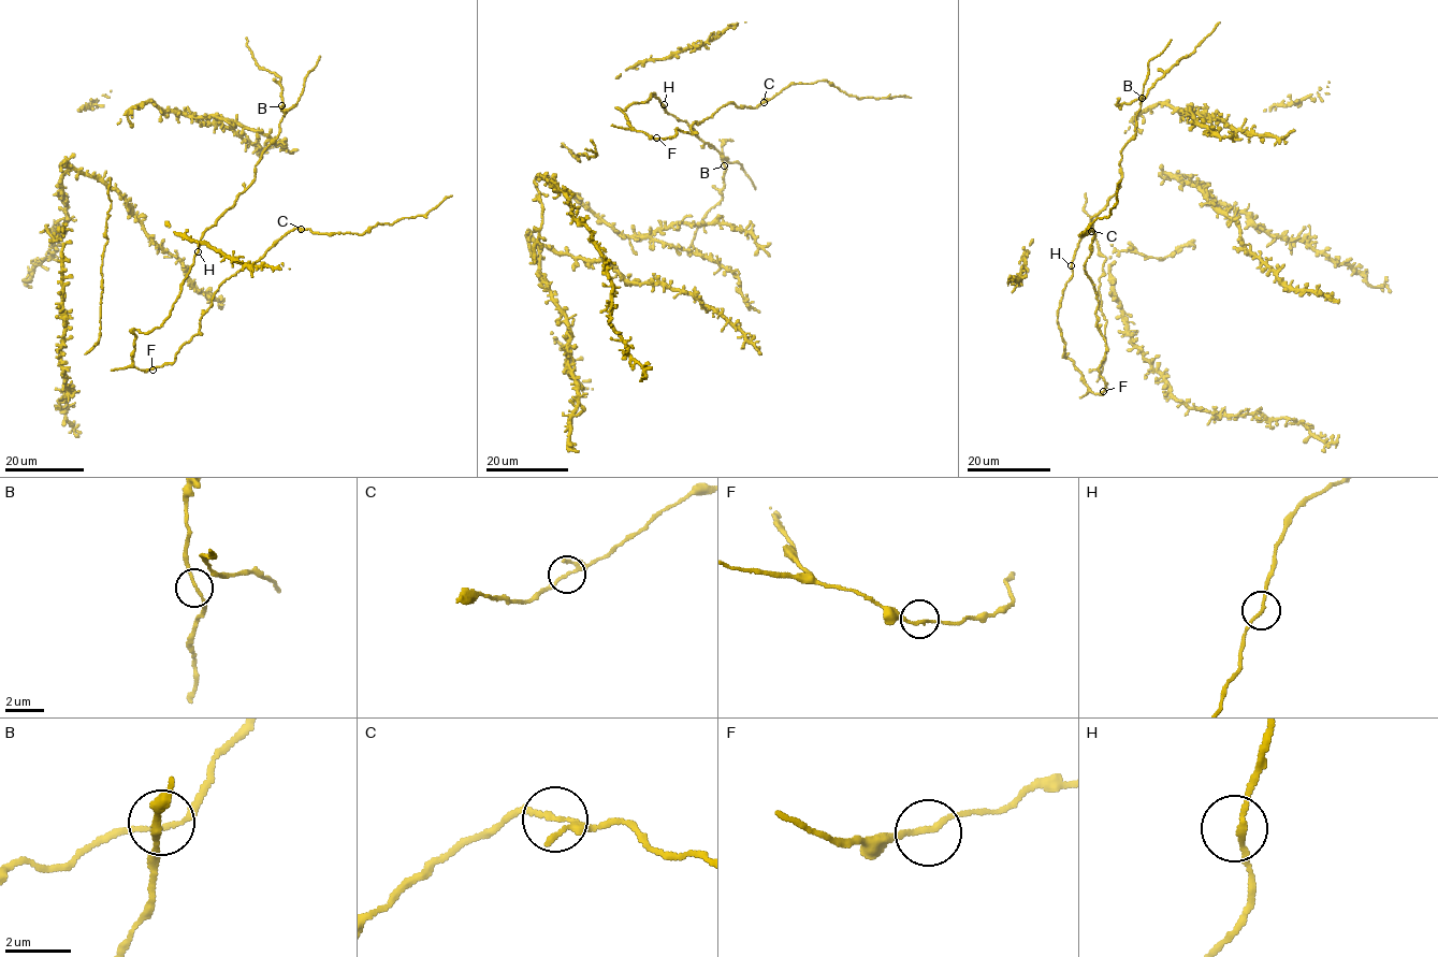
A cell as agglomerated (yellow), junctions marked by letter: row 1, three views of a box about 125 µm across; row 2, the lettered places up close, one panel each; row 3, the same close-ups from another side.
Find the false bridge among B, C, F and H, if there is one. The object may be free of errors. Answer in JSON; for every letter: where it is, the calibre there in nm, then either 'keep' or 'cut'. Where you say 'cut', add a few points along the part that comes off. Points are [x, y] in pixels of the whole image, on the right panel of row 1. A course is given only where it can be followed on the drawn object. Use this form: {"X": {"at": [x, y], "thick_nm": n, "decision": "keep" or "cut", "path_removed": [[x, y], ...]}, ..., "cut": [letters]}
{"B": {"at": [1142, 98], "thick_nm": 140, "decision": "keep"}, "C": {"at": [1091, 231], "thick_nm": 150, "decision": "keep"}, "F": {"at": [1103, 391], "thick_nm": 150, "decision": "keep"}, "H": {"at": [1071, 265], "thick_nm": 150, "decision": "keep"}, "cut": []}

